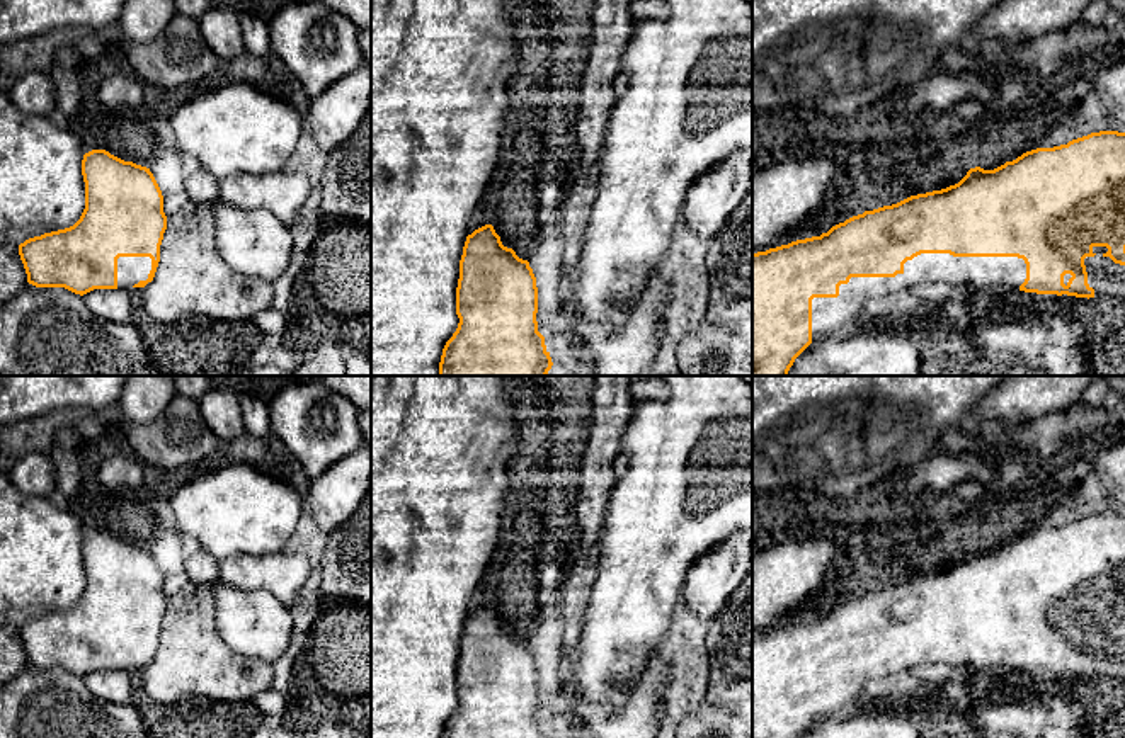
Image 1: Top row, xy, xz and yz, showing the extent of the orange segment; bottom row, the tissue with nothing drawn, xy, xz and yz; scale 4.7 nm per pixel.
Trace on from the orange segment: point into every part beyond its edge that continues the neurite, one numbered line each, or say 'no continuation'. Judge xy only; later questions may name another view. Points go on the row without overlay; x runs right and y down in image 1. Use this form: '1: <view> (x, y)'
1: xy (130, 650)

